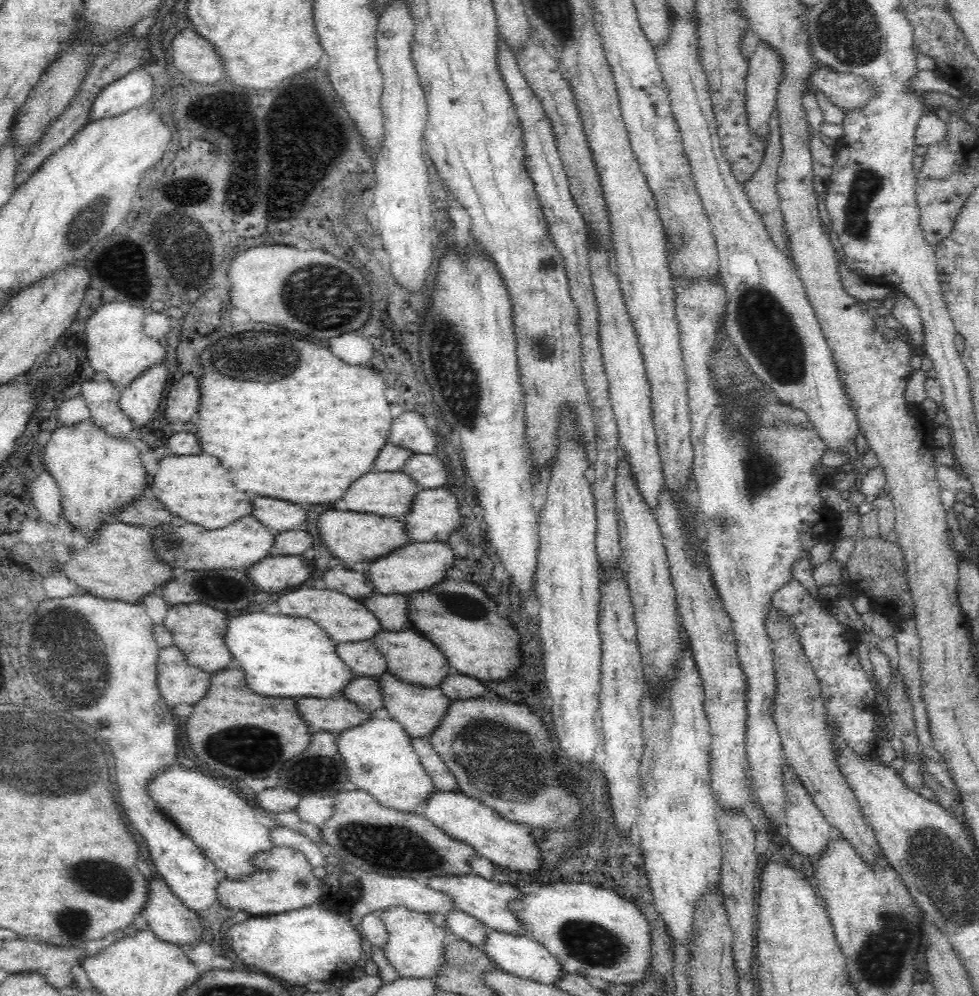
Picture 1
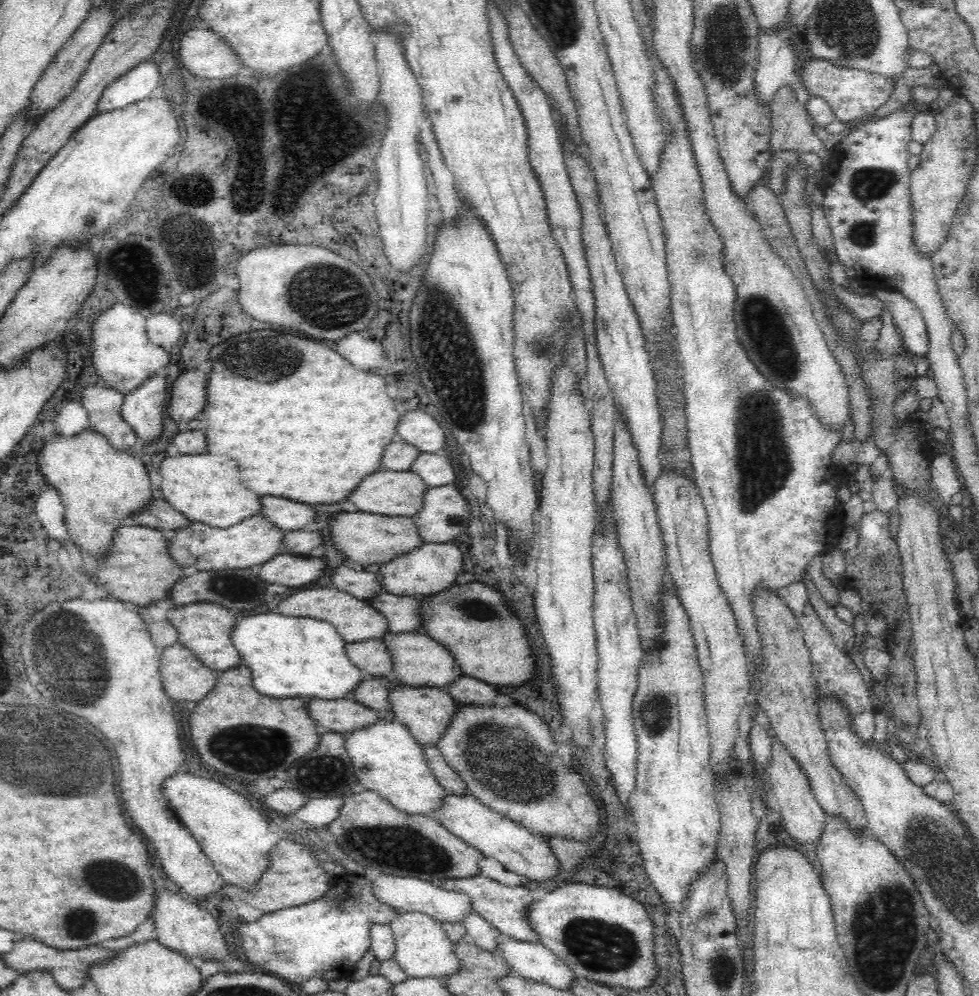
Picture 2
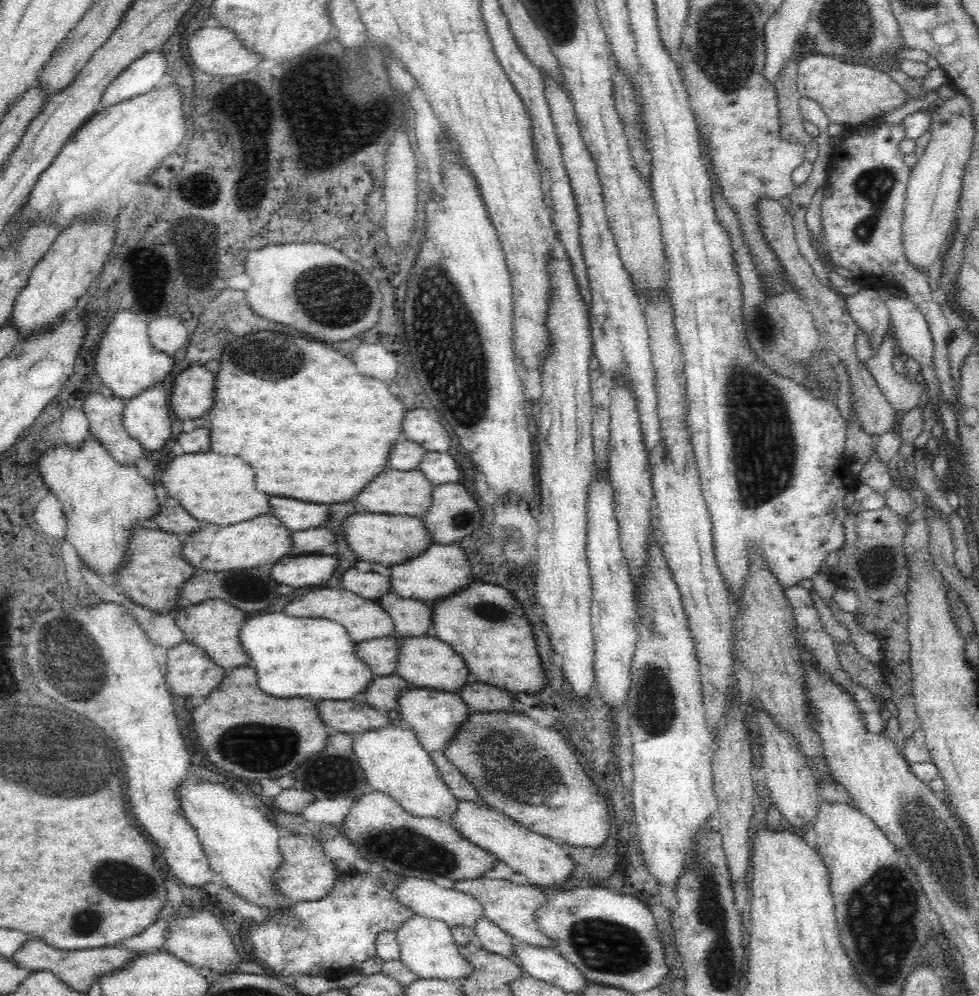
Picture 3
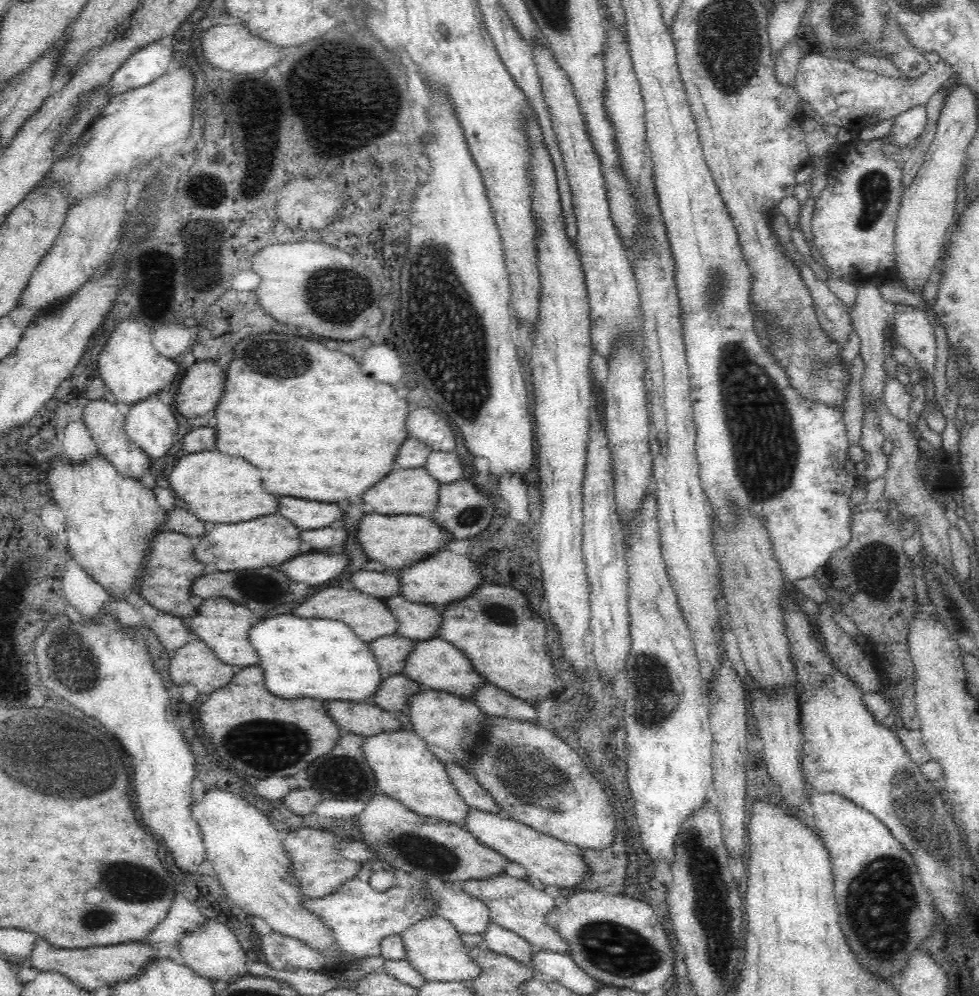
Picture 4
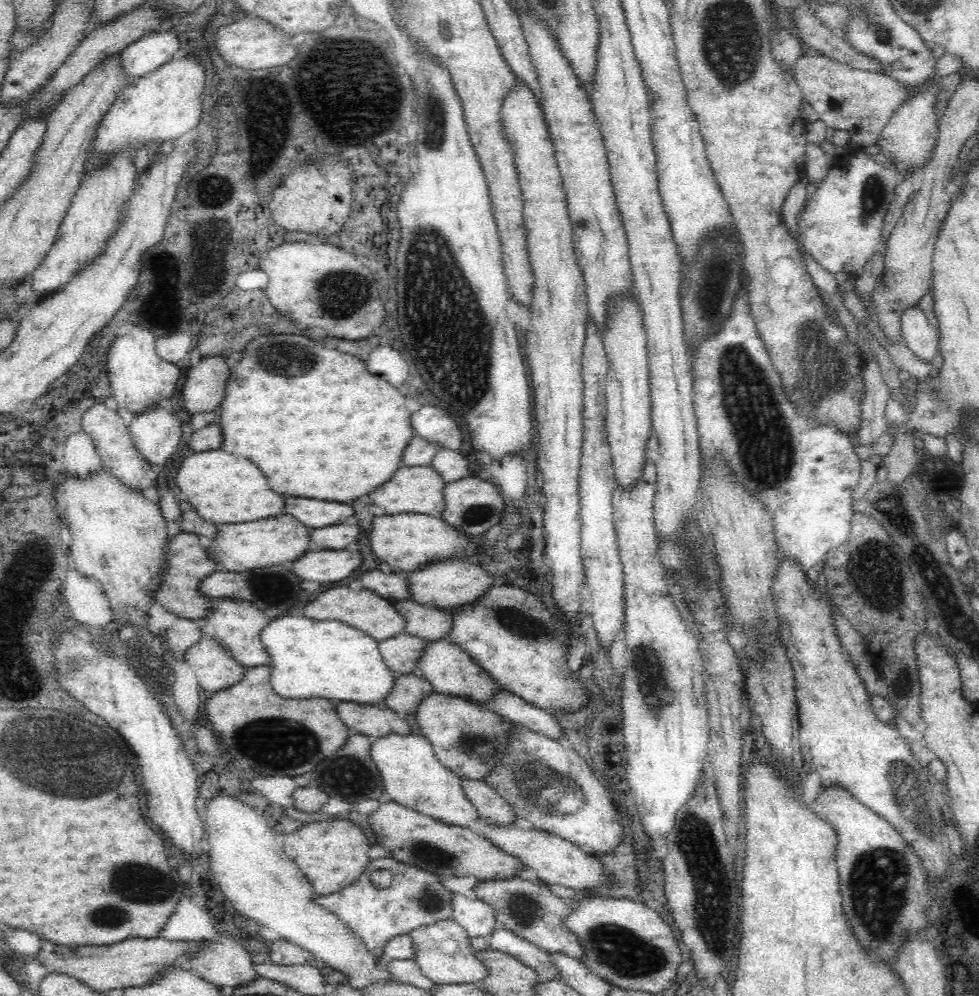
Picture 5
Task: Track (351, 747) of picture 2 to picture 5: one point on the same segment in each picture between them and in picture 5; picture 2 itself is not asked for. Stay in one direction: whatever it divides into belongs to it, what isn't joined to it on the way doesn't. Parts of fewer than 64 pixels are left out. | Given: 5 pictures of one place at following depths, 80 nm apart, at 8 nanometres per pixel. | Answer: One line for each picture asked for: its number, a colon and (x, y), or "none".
3: (393, 761)
4: (405, 769)
5: (412, 776)

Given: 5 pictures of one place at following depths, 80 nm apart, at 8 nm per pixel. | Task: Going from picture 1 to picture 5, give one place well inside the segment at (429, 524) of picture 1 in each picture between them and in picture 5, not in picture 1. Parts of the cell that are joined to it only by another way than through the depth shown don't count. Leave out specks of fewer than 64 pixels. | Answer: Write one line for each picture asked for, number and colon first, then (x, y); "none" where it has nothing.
2: (444, 514)
3: (453, 513)
4: (462, 510)
5: (472, 506)

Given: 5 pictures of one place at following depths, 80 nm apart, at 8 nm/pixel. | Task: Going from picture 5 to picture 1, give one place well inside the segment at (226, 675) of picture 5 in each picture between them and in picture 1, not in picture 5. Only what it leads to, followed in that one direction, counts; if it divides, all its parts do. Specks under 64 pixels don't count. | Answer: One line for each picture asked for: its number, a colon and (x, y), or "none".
1: (179, 683)
2: (185, 678)
3: (189, 672)
4: (194, 664)

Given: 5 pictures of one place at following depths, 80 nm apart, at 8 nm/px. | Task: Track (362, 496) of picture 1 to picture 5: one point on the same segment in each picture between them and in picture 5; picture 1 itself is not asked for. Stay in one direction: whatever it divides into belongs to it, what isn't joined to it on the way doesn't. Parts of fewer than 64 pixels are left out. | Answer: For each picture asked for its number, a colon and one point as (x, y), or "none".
2: (388, 493)
3: (397, 492)
4: (404, 491)
5: (417, 489)

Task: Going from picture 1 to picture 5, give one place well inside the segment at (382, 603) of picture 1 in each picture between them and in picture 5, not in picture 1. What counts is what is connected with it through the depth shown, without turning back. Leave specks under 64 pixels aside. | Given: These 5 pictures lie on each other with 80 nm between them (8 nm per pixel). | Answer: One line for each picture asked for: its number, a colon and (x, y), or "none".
2: (401, 612)
3: (411, 617)
4: (416, 621)
5: (428, 622)

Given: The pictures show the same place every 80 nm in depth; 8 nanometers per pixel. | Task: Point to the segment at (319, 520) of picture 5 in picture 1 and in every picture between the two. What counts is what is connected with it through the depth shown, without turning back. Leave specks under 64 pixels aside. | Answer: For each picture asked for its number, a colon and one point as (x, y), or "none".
1: (277, 515)
2: (287, 515)
3: (294, 514)
4: (307, 515)

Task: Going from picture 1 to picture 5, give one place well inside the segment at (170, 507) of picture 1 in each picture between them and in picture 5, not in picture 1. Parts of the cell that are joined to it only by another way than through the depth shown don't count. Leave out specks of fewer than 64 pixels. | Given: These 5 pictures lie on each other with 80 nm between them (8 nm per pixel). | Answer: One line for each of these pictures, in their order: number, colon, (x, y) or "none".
2: (205, 488)
3: (215, 489)
4: (220, 489)
5: (222, 488)

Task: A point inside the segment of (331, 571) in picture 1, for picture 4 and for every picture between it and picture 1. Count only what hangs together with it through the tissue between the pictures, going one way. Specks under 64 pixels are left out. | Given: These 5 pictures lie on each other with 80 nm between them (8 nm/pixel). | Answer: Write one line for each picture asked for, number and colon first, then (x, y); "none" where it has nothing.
2: (364, 584)
3: (370, 585)
4: (372, 583)

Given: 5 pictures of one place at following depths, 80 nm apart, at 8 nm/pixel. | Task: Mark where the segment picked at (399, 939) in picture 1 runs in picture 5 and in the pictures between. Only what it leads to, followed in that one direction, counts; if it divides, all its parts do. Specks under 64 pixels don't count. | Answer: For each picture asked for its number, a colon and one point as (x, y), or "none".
2: (421, 947)
3: (427, 948)
4: (433, 948)
5: (443, 953)

